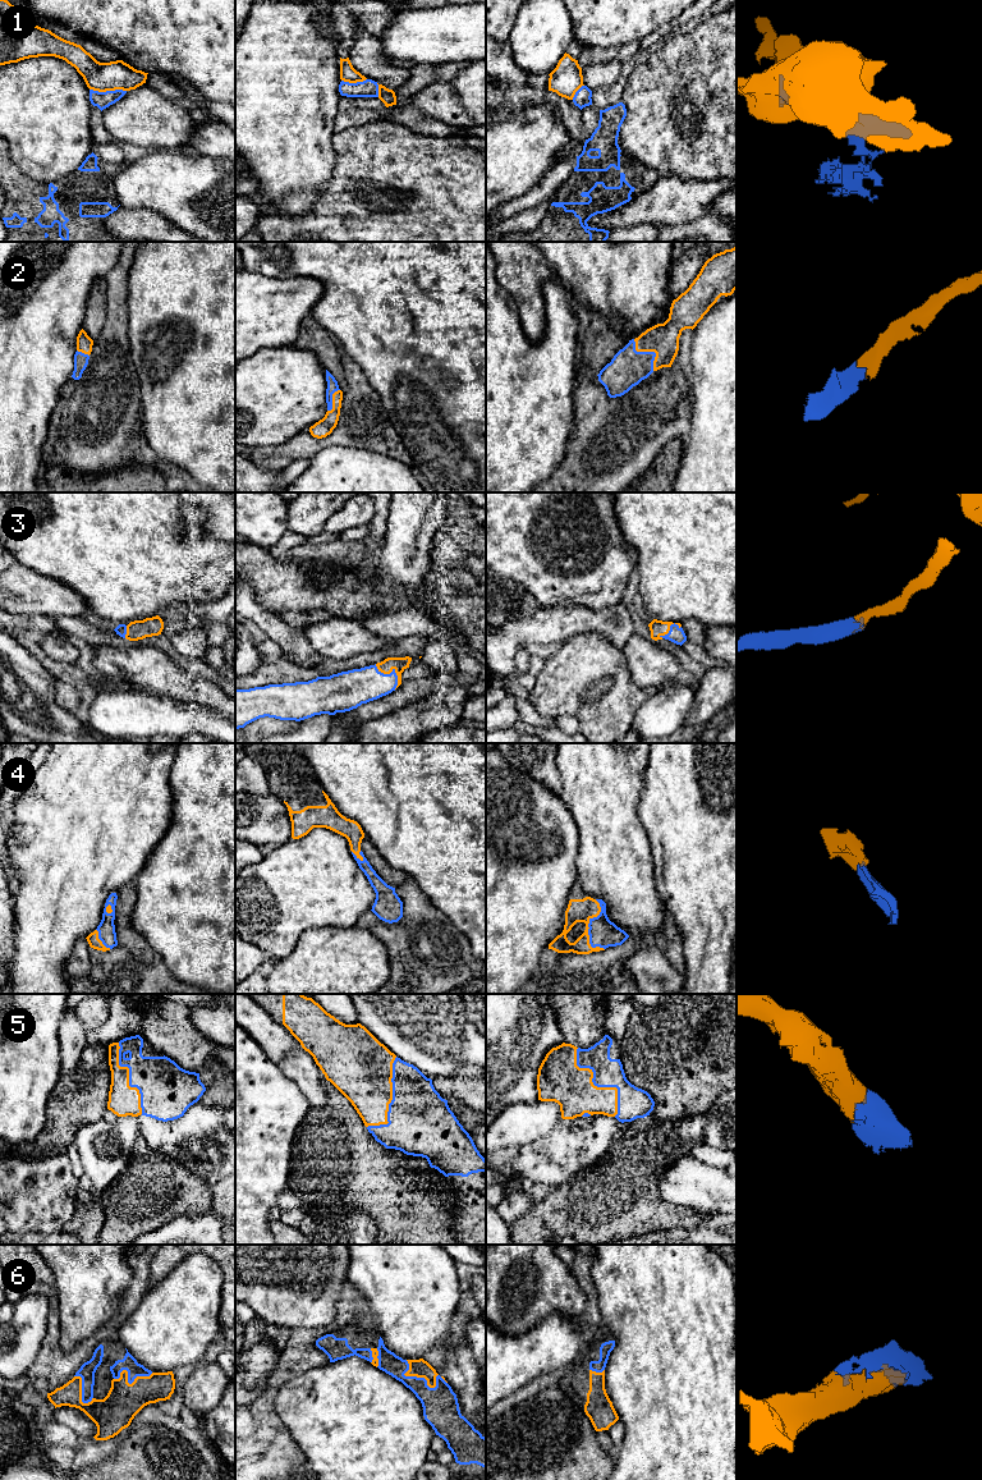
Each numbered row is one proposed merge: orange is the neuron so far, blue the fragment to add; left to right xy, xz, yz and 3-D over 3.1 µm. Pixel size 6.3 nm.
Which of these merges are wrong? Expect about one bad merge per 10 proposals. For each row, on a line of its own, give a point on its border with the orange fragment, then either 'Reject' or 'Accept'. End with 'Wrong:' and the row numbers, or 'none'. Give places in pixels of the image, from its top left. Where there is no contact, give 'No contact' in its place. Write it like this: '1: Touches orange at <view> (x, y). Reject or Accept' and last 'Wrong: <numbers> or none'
1: Touches orange at xy (108, 90). Reject
2: Touches orange at yz (648, 351). Accept
3: Touches orange at xz (391, 670). Accept
4: Touches orange at yz (588, 928). Accept
5: Touches orange at yz (596, 1086). Accept
6: Touches orange at xz (414, 1375). Accept
Wrong: 1

